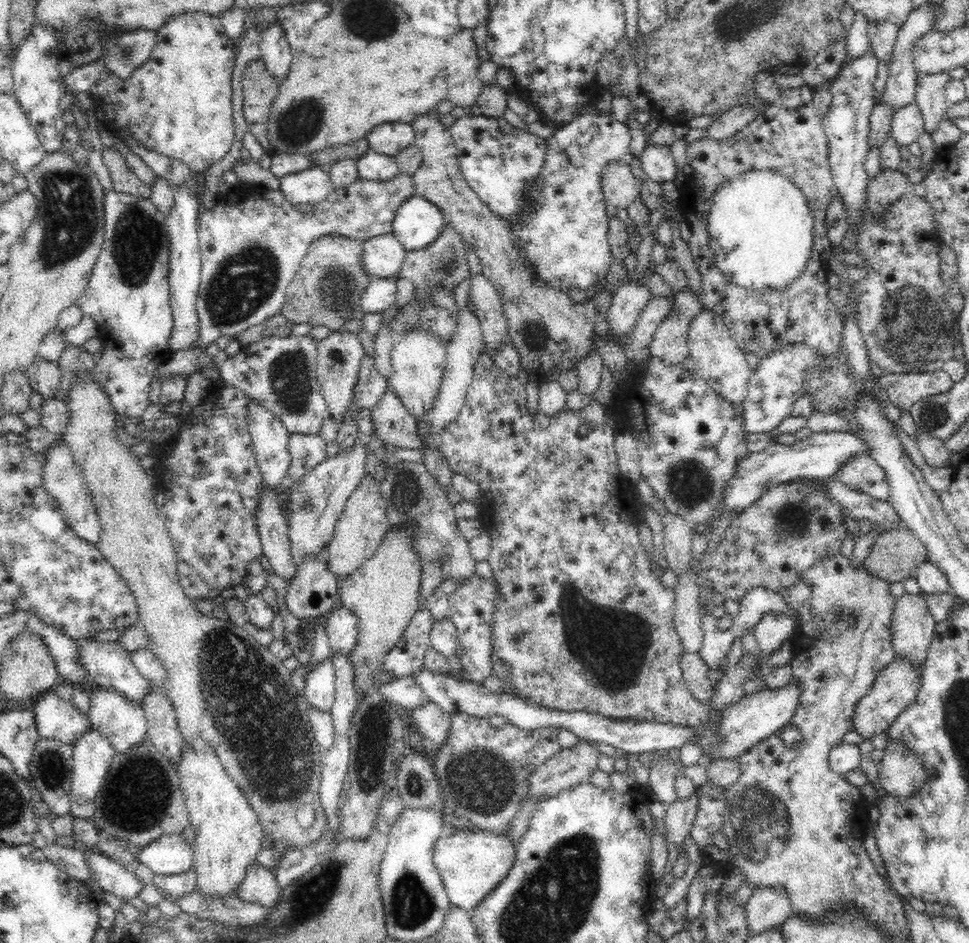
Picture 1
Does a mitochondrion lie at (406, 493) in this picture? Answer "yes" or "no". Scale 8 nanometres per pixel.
yes

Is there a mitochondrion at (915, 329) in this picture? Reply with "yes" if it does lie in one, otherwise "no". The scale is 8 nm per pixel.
yes

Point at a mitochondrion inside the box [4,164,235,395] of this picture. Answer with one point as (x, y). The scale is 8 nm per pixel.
(69, 213)

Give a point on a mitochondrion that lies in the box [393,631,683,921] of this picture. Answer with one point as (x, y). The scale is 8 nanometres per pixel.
(479, 780)

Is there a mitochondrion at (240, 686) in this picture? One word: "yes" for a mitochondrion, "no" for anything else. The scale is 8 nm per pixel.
yes

